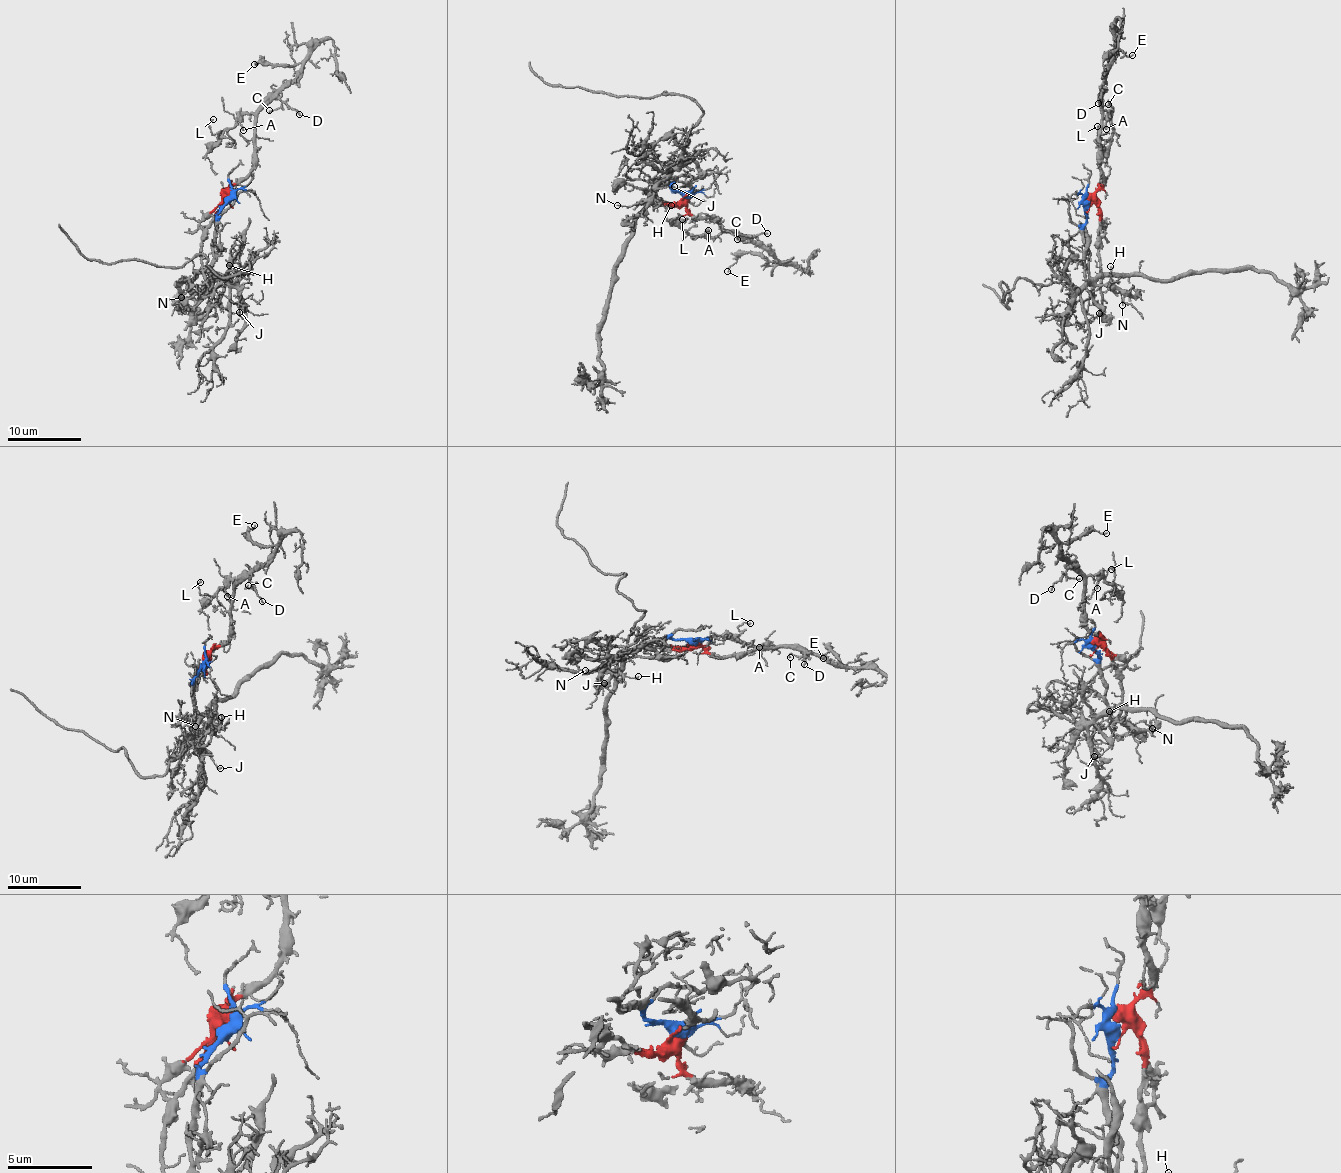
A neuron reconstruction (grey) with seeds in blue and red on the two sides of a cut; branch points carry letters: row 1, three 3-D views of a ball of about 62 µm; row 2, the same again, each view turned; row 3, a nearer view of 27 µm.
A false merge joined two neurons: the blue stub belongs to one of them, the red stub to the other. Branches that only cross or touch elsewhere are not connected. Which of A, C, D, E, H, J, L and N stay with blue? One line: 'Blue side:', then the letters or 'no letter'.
Blue side: H, J, N

